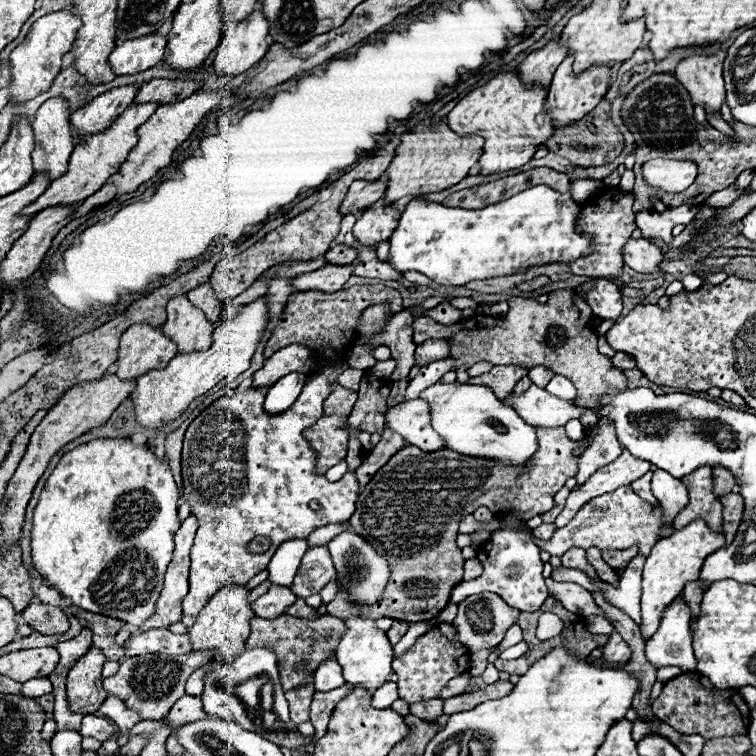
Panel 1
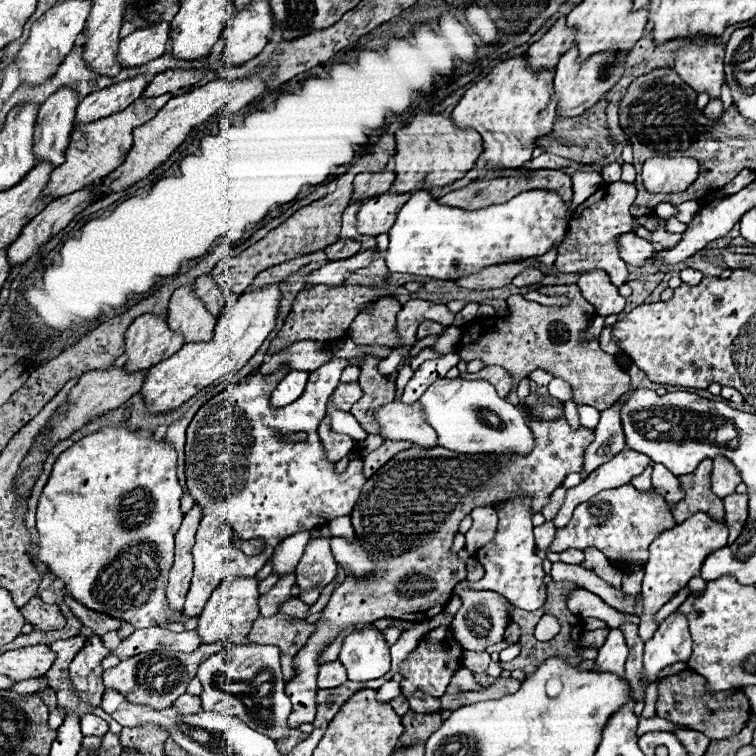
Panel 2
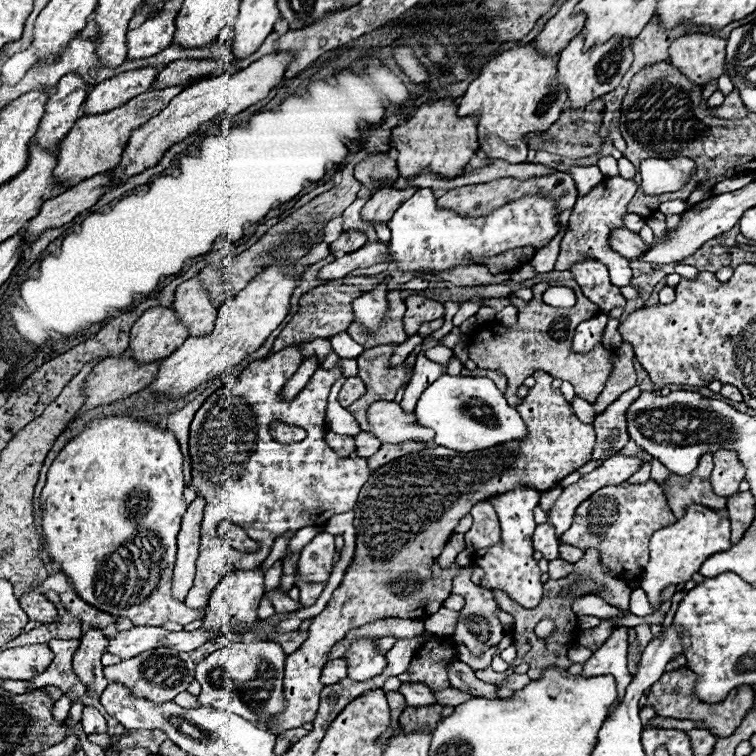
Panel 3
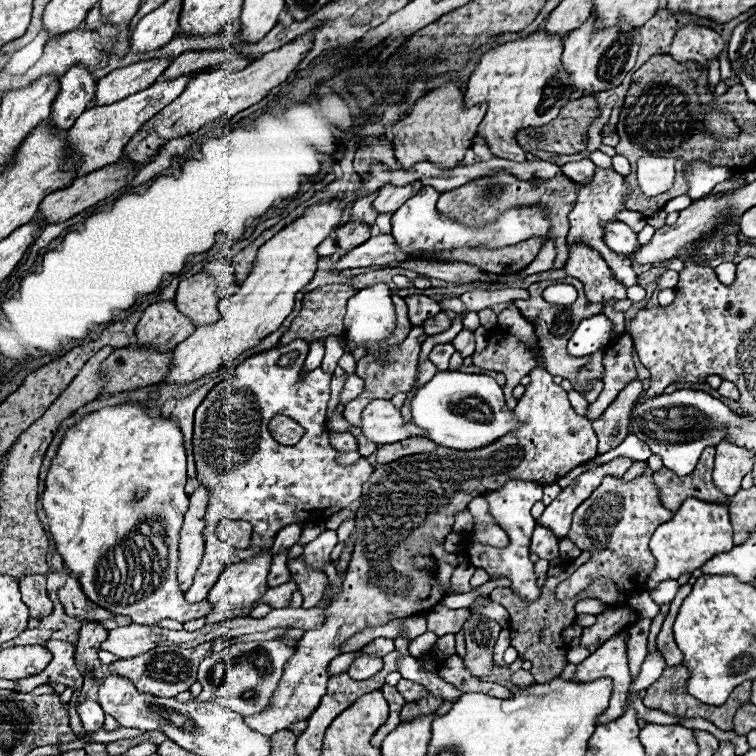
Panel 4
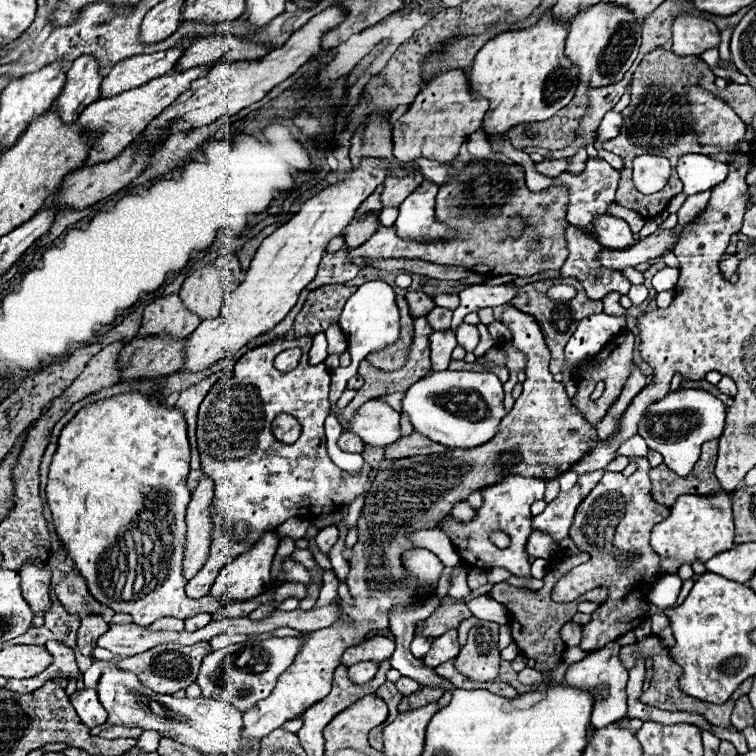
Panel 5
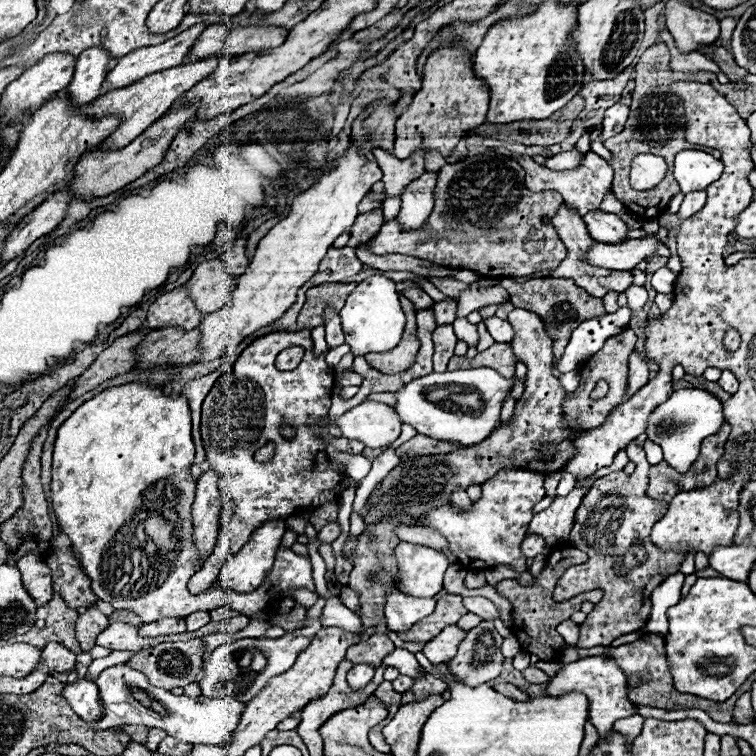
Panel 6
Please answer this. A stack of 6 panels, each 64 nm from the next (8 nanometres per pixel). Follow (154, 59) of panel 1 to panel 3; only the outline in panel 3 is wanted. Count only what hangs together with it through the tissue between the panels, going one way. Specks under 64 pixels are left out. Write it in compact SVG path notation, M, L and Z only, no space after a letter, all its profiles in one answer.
M162 10L154 18L146 20L140 28L130 30L126 34L126 58L128 60L142 60L148 56L154 56L156 52L162 52L162 48L168 48L174 36L174 20L176 12Z

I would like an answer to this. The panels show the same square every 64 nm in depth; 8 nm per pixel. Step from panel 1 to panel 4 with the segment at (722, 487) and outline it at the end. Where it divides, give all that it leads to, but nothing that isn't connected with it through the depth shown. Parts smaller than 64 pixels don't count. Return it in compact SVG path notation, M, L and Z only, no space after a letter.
M726 440L716 446L716 464L712 472L712 480L720 492L726 496L734 496L740 490L742 478L752 470L754 458L748 450L738 448Z

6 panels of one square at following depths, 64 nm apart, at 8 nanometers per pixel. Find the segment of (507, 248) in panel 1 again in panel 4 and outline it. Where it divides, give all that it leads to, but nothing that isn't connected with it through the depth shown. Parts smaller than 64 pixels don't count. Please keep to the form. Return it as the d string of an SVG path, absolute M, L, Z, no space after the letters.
M424 186L416 196L406 200L392 214L392 236L400 252L408 254L410 260L426 260L436 262L438 252L452 252L458 248L504 248L512 244L520 244L534 236L546 236L550 232L550 220L546 216L546 208L542 204L530 204L528 208L510 208L502 212L496 222L486 224L482 228L454 224L452 218L442 218L436 212L436 190L432 186Z

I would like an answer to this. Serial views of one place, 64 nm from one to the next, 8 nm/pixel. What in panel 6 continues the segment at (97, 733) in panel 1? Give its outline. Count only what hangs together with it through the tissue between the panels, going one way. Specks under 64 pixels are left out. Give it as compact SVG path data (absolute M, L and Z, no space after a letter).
M78 680L76 684L66 684L64 696L72 710L82 716L86 722L96 722L102 720L102 710L100 710L100 696L98 696L98 686L88 680Z

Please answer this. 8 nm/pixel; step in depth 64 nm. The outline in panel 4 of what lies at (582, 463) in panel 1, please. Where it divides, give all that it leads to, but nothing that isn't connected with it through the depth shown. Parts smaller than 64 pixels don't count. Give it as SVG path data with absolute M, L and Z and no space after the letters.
M634 380L618 394L618 400L614 400L614 404L610 404L610 408L606 408L606 412L592 422L598 436L598 454L606 454L624 442L624 438L628 436L630 410L642 392L642 382Z

